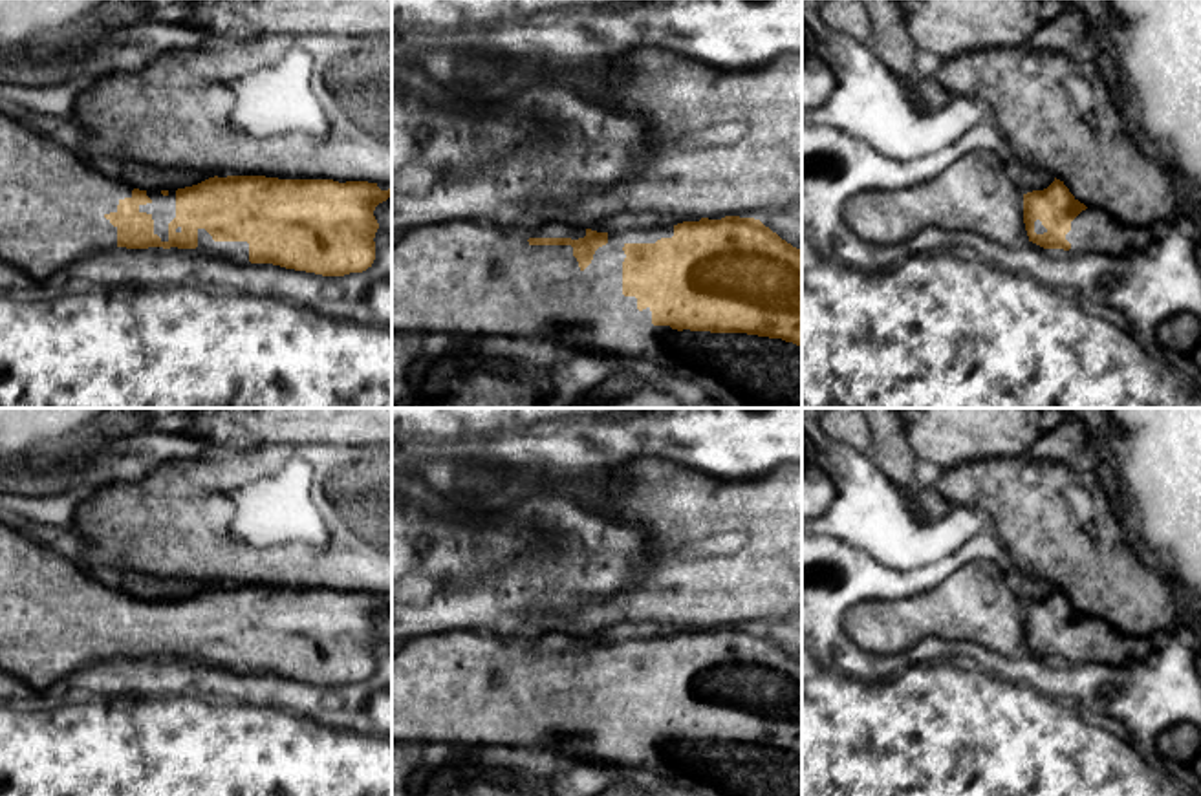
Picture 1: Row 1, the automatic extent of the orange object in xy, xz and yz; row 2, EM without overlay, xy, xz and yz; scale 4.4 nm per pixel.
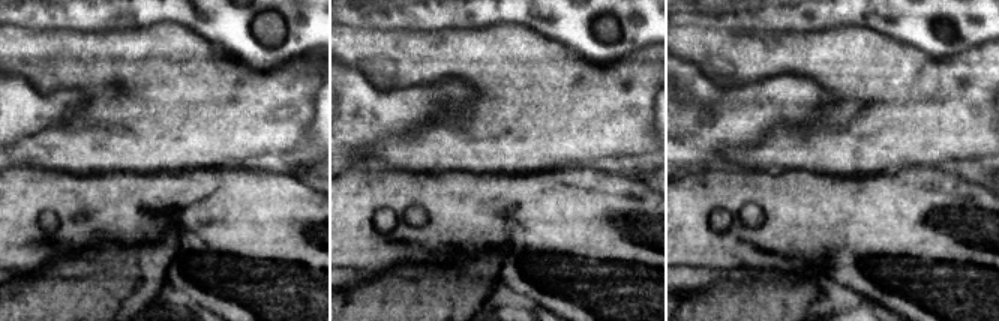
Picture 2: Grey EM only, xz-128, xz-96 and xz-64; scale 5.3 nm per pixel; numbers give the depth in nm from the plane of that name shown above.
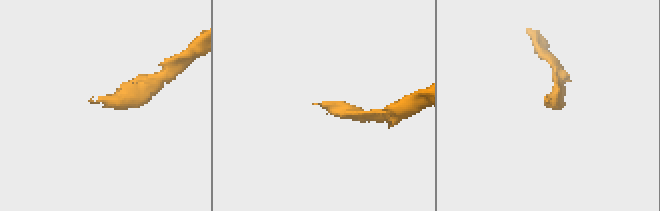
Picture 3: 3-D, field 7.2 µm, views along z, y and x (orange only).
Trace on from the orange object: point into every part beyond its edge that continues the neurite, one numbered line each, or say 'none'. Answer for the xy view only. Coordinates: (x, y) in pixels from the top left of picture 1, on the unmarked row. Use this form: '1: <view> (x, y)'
1: xy (163, 617)

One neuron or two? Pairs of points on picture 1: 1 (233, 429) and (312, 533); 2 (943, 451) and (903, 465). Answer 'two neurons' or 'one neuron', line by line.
1: two neurons
2: two neurons

